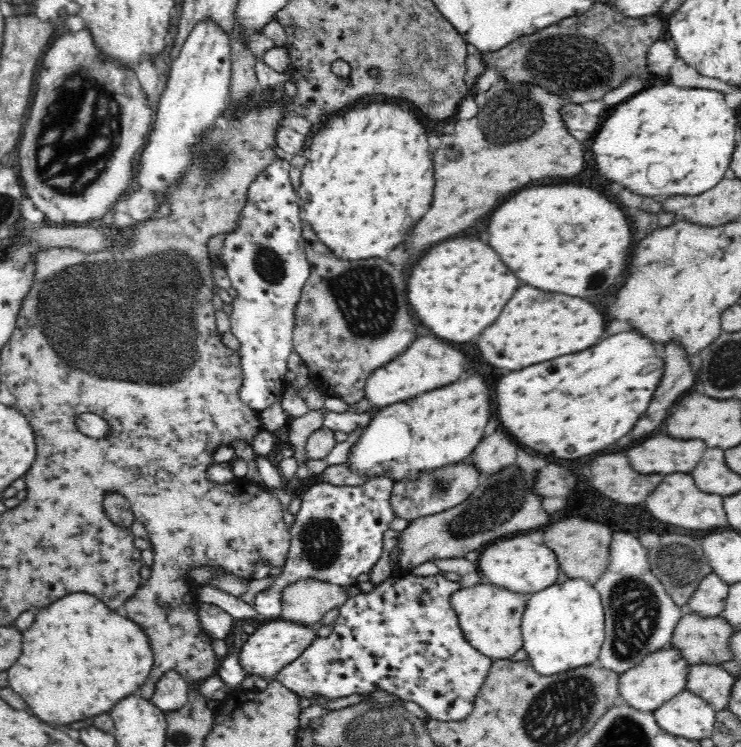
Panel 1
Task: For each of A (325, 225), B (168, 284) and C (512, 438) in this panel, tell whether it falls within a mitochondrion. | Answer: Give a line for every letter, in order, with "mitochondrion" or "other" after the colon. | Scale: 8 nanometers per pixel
A: other
B: mitochondrion
C: other

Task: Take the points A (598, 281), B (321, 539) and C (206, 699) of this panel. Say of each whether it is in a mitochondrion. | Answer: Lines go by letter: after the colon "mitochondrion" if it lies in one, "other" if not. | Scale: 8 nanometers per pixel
A: mitochondrion
B: mitochondrion
C: other

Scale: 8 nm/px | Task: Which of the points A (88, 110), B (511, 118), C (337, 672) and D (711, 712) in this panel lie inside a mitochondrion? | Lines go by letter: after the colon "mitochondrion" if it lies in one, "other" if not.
A: mitochondrion
B: mitochondrion
C: other
D: other

